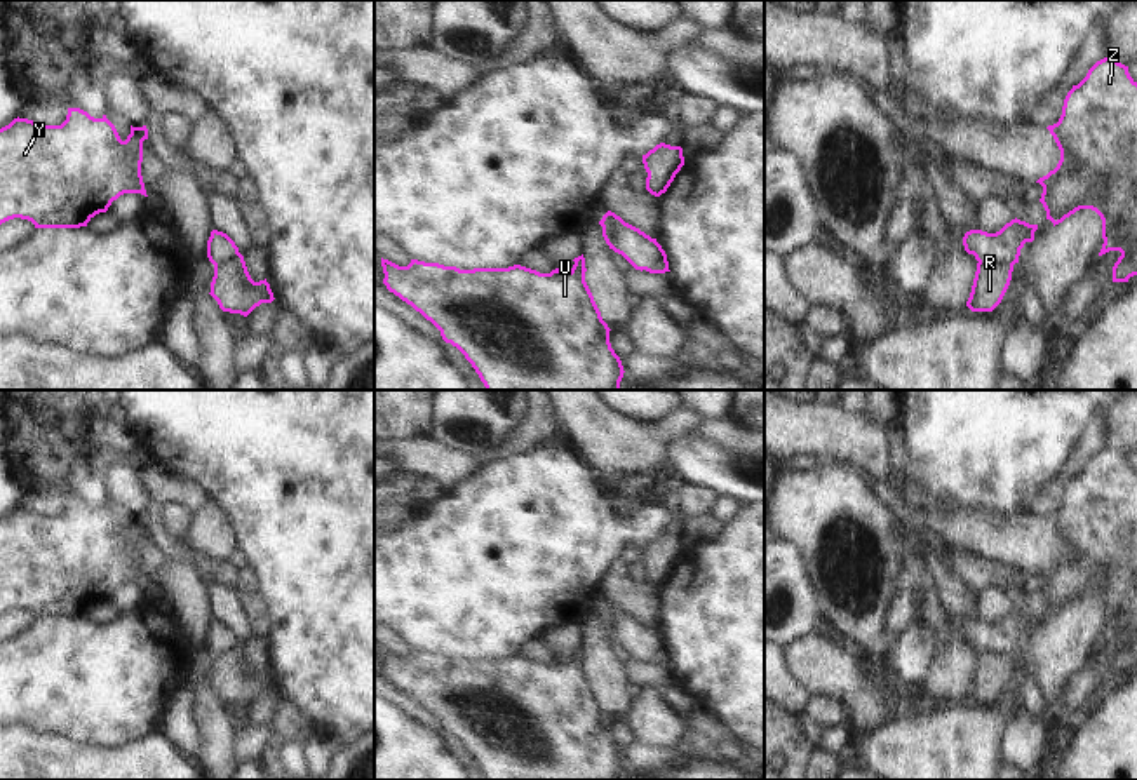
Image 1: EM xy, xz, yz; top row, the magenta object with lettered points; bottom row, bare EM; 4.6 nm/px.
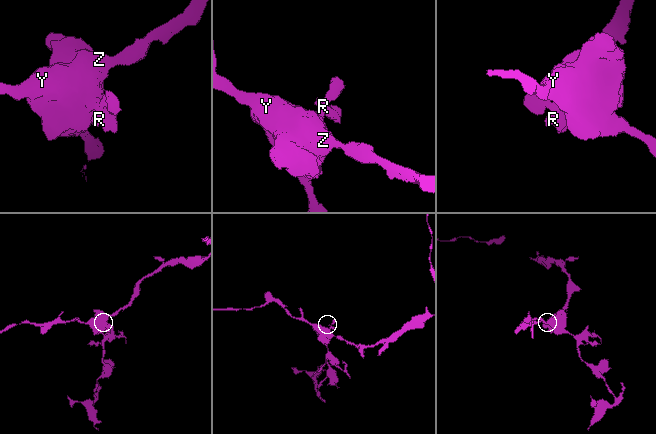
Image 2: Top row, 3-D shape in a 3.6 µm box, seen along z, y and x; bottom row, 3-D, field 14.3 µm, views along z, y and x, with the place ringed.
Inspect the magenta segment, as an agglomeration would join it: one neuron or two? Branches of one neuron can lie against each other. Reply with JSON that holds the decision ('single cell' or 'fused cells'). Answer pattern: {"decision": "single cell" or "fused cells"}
{"decision": "fused cells"}

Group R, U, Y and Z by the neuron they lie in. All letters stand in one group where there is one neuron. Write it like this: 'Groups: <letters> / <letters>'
Groups: R / U Y Z

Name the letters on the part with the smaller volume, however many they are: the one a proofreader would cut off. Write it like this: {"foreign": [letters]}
{"foreign": ["R"]}

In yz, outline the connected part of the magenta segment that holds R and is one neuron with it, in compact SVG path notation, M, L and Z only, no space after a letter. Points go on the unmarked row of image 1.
M977 653L977 662L966 696L972 702L992 702L1003 689L1013 655Z

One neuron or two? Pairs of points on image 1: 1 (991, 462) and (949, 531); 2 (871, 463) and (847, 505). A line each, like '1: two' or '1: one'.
1: two
2: two

